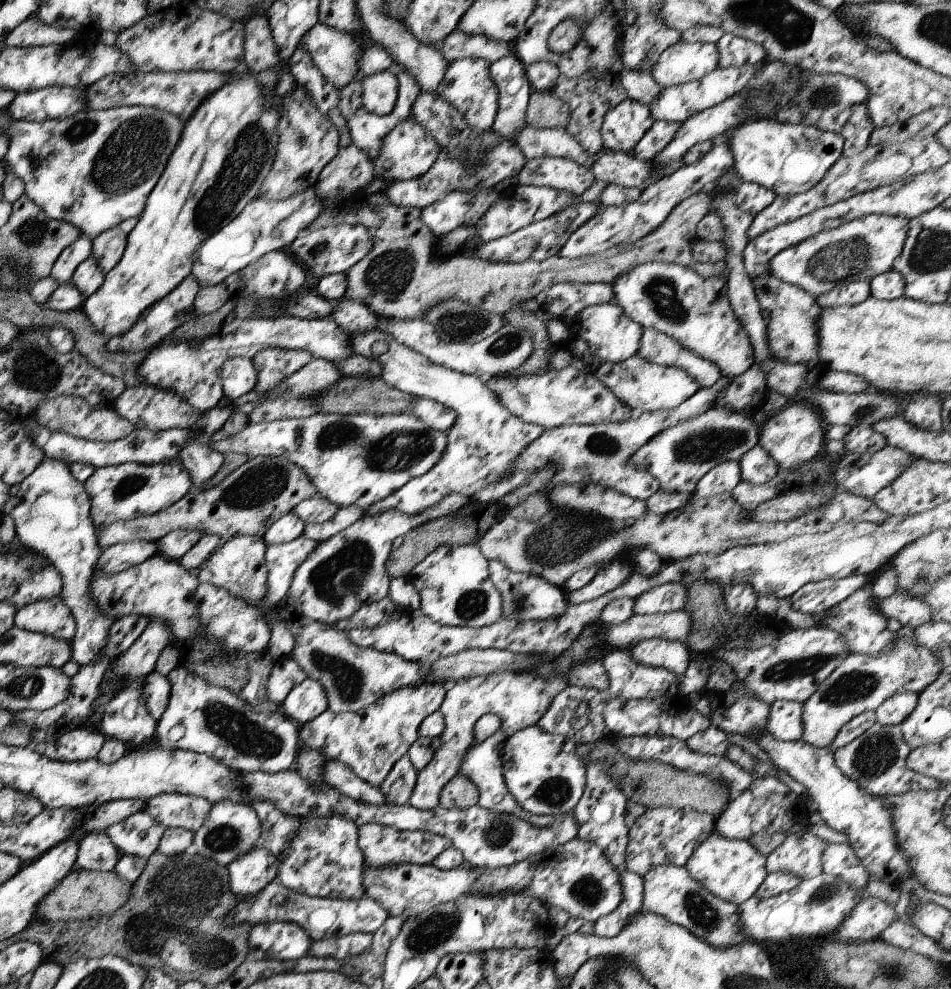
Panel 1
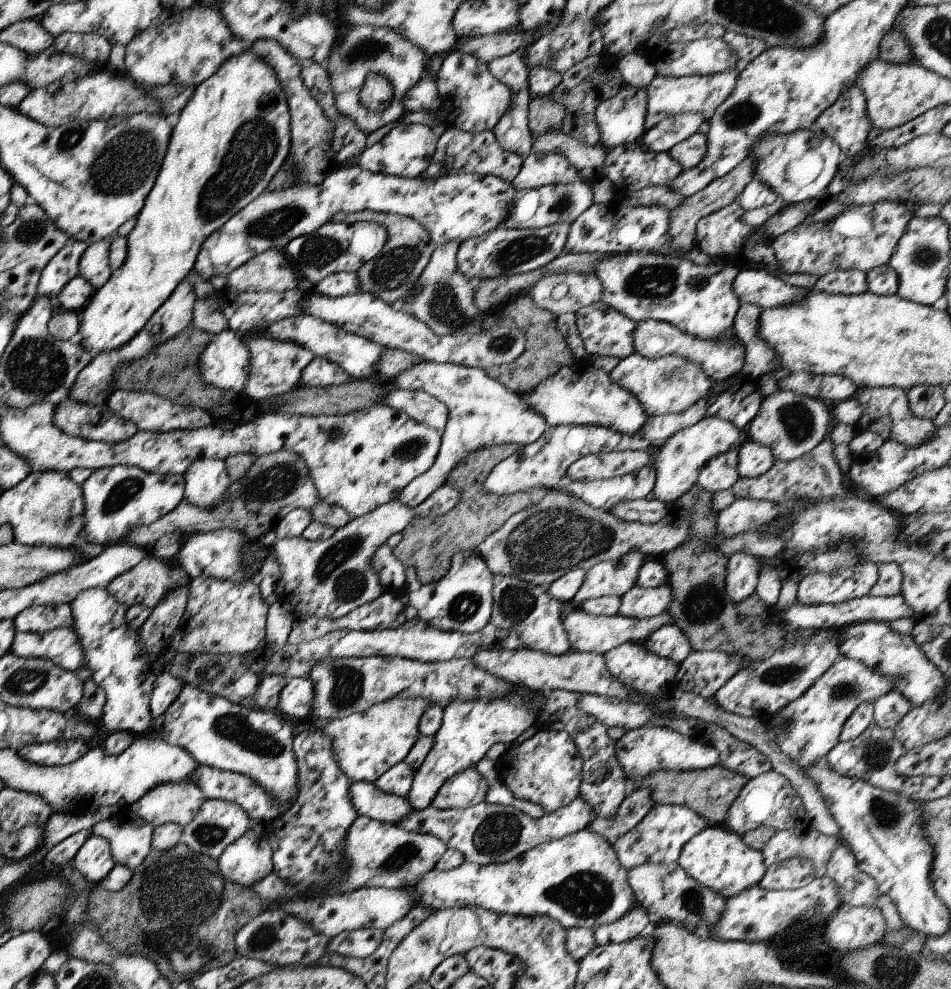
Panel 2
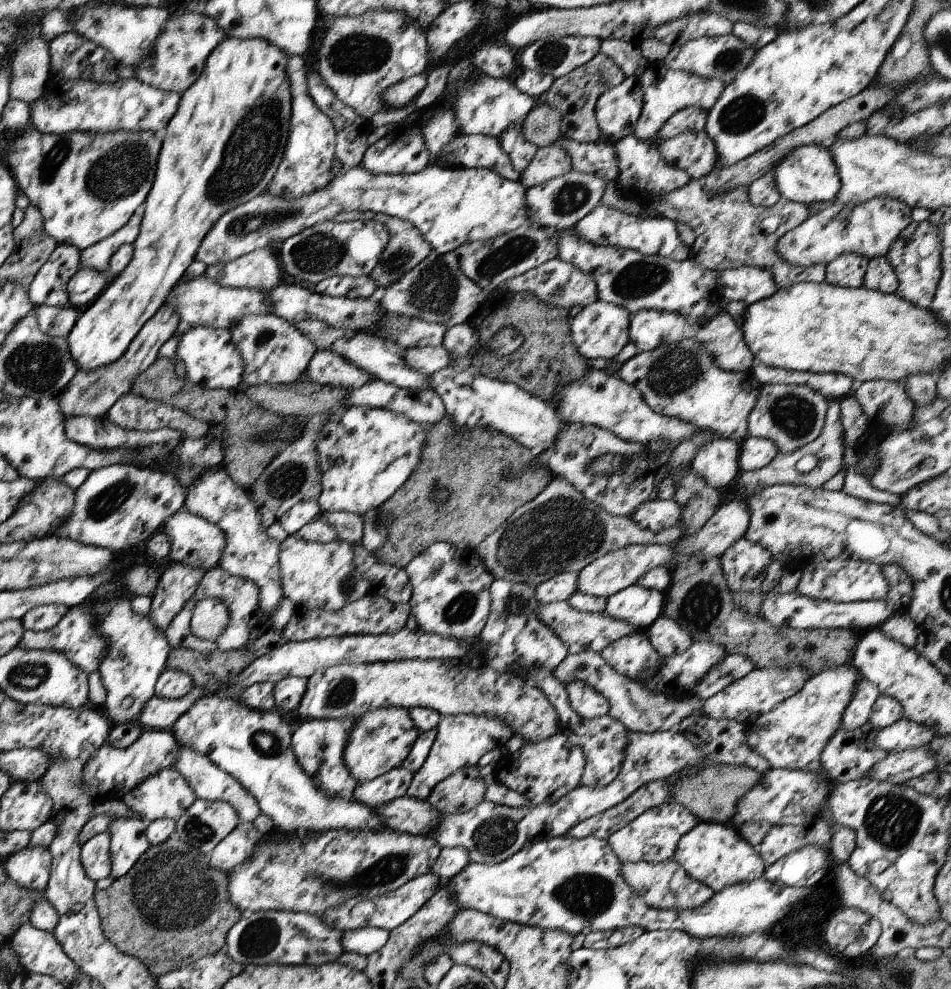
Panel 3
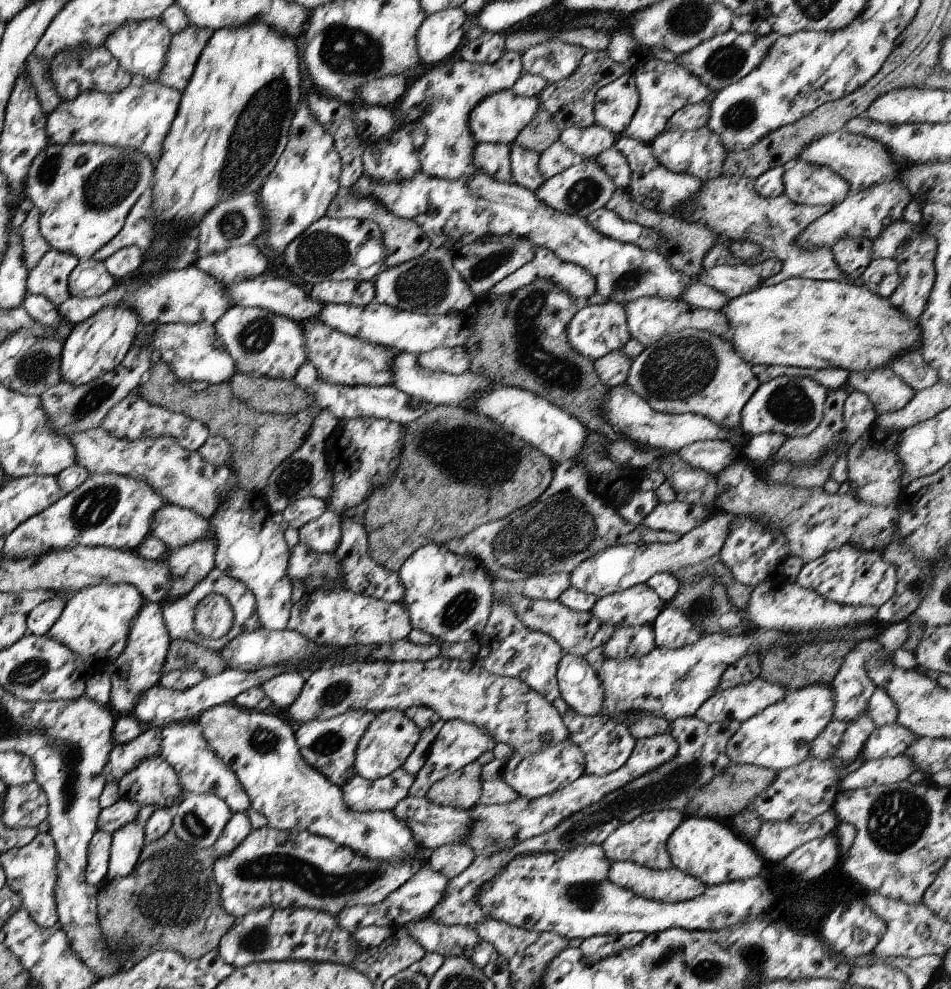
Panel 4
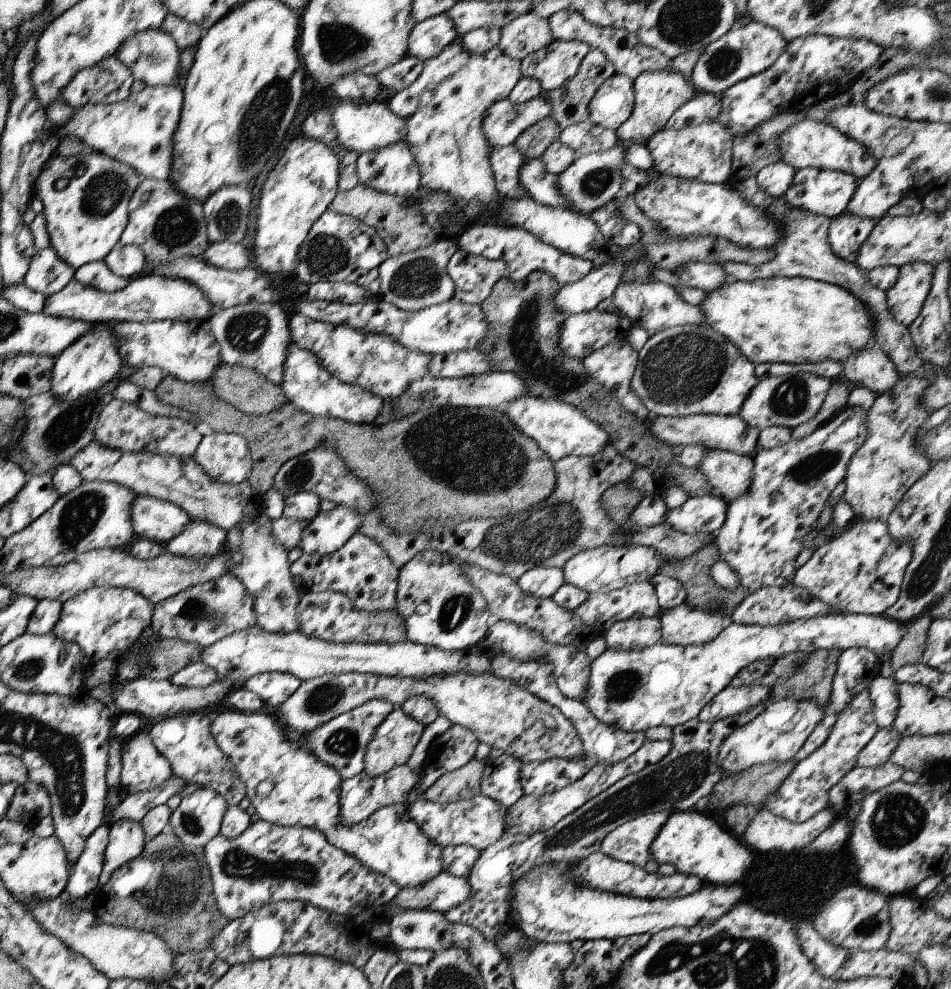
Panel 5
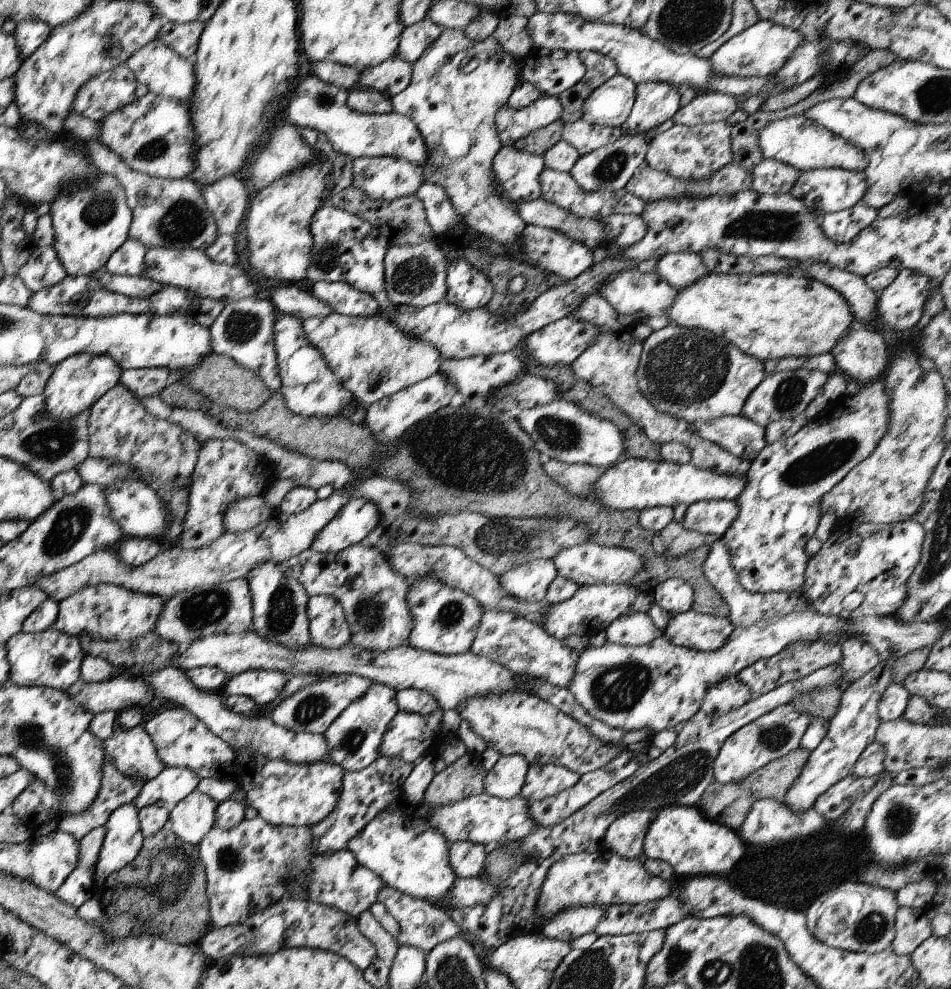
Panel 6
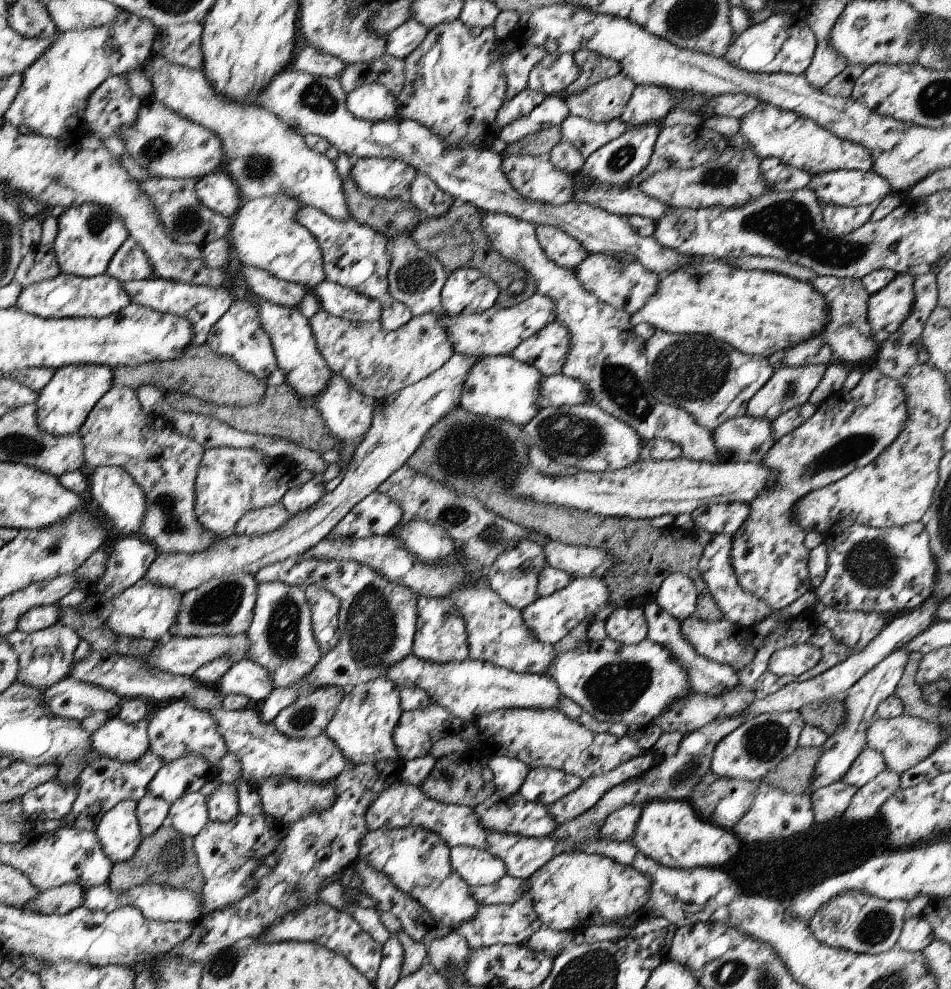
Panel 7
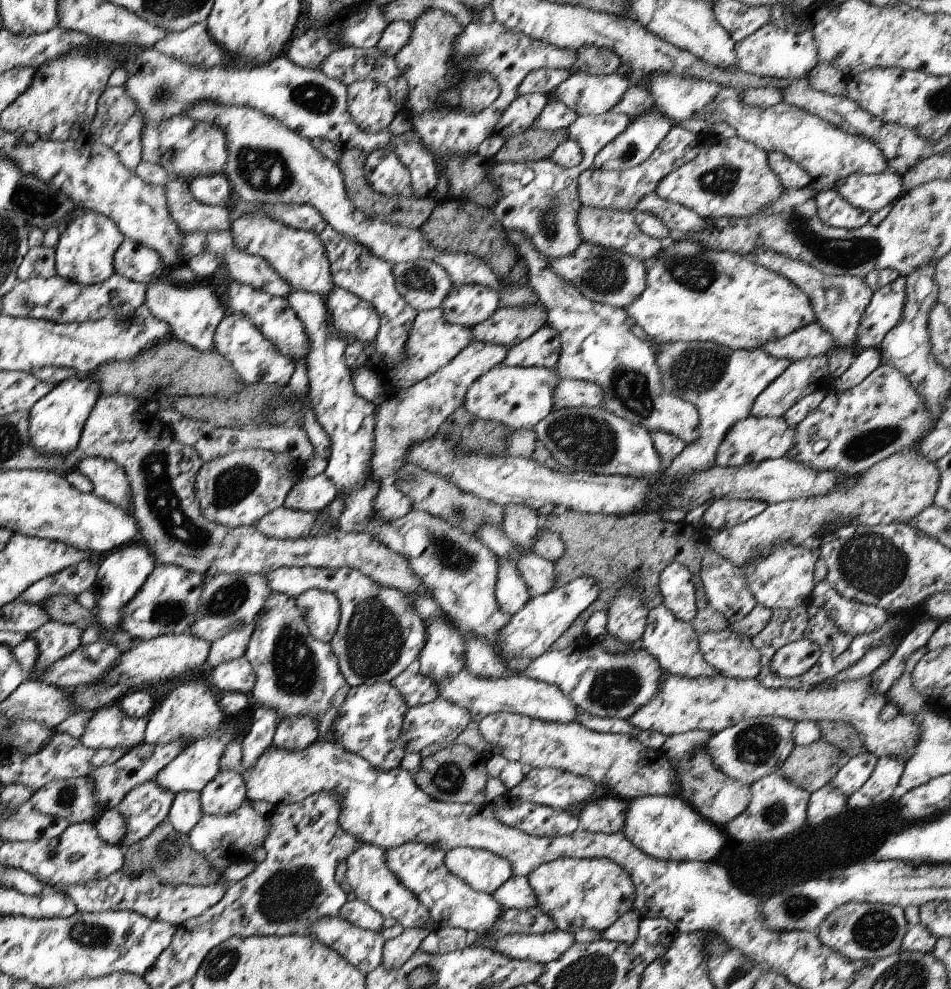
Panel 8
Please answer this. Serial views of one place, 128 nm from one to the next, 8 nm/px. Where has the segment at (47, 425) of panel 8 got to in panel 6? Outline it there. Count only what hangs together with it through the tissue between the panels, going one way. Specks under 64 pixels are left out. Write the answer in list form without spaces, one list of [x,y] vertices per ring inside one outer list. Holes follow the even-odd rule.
[[[79,353],[64,358],[52,367],[45,383],[42,392],[45,410],[54,419],[61,420],[75,416],[83,409],[91,407],[103,393],[117,385],[121,371],[118,364],[107,355]]]

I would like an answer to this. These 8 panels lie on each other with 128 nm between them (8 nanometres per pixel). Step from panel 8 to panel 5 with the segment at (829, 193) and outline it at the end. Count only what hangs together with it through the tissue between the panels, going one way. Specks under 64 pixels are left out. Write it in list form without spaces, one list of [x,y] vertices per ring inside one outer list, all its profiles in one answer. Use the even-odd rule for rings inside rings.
[[[845,214],[830,219],[827,238],[833,254],[848,263],[853,263],[858,248],[868,237],[874,224],[875,221],[871,219],[860,219]]]

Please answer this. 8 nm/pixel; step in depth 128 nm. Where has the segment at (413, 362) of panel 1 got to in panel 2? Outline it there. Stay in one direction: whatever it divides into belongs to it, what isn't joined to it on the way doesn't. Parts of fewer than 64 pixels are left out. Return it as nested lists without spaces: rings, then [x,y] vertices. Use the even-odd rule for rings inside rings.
[[[421,361],[413,364],[409,370],[399,372],[389,385],[405,390],[421,390],[439,400],[448,412],[433,465],[399,492],[396,500],[407,507],[417,507],[433,490],[444,486],[451,468],[455,468],[469,452],[499,444],[525,446],[543,436],[548,428],[543,416],[531,410],[527,402],[521,400],[521,395],[492,380],[479,368]]]

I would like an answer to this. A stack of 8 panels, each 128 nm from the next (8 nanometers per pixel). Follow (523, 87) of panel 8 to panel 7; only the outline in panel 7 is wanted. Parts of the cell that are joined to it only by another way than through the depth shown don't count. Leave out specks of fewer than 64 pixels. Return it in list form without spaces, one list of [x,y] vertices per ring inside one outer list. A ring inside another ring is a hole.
[[[545,53],[543,58],[538,60],[528,72],[526,87],[537,92],[542,92],[545,97],[555,94],[562,96],[564,88],[569,86],[578,77],[578,74],[579,67],[572,59],[572,54],[561,53],[560,55],[550,55]]]

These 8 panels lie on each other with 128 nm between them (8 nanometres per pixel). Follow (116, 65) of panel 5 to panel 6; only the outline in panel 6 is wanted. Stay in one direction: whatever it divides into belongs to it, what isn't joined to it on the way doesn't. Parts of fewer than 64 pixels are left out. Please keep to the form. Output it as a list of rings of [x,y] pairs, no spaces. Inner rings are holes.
[[[125,63],[86,80],[75,92],[71,111],[99,122],[108,112],[128,105],[135,97],[136,80]]]

